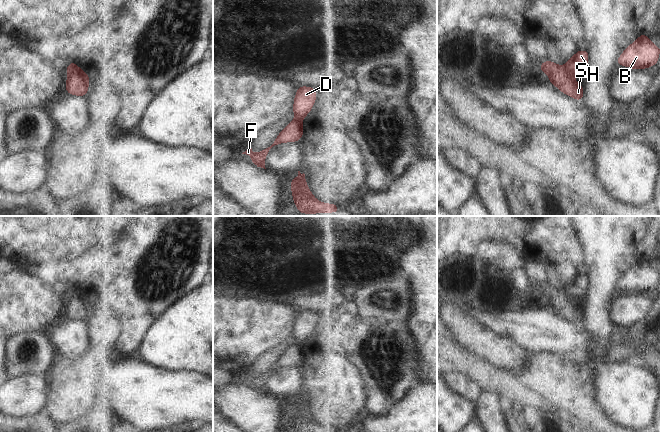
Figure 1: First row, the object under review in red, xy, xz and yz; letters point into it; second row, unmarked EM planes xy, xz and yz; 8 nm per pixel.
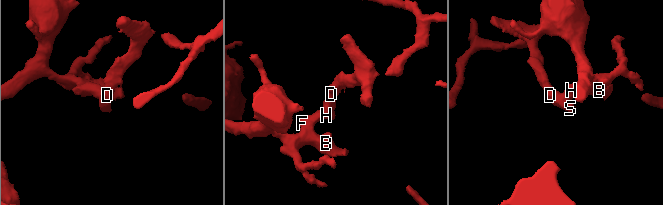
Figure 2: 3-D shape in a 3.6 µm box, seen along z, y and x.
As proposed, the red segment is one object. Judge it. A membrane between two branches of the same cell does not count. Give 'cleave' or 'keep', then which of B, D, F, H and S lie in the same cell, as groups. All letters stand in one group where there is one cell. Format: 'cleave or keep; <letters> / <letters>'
cleave; B F H / D S

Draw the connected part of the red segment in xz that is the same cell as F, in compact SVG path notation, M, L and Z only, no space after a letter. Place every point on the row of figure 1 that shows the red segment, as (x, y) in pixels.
M295 120L288 123L281 132L276 136L275 141L267 146L264 150L254 153L252 148L247 149L242 154L246 154L251 157L251 163L257 167L265 168L265 160L267 154L277 145L282 143L299 142L303 136L305 128L302 124Z

